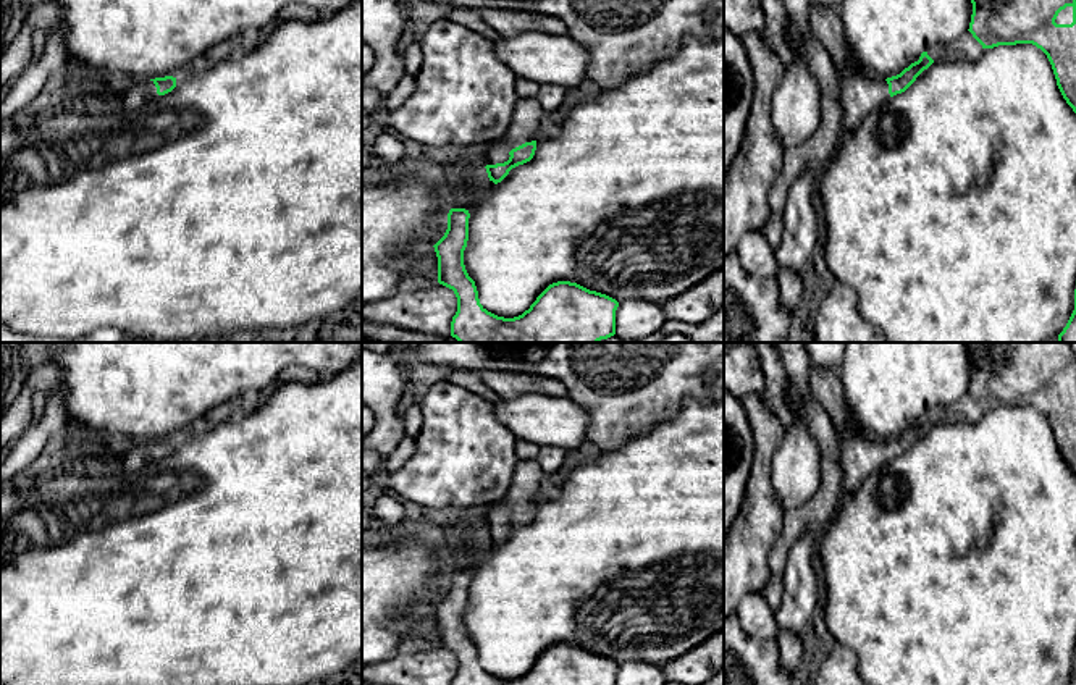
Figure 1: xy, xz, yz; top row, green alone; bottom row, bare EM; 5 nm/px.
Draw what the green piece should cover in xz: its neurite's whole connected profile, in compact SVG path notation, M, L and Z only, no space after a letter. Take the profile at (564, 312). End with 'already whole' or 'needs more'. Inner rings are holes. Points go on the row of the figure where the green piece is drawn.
M451 208L448 229L433 246L438 283L457 297L452 338L459 342L599 342L616 334L619 302L570 281L549 284L519 317L504 318L488 312L464 265L469 218L469 210Z; already whole

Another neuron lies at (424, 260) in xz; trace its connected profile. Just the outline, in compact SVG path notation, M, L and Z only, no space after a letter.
M433 246L414 250L402 260L393 262L393 267L406 278L414 275L435 275L438 283L438 257Z

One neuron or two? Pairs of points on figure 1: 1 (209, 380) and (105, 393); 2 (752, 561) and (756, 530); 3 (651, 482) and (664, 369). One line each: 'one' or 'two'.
1: one
2: one
3: two

